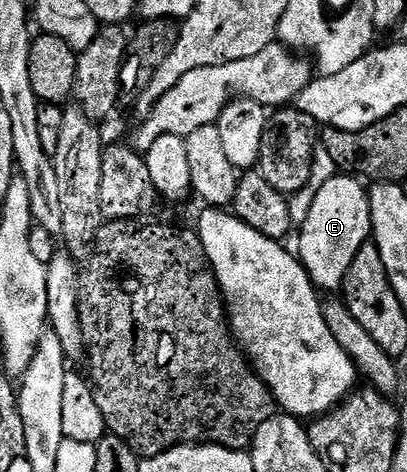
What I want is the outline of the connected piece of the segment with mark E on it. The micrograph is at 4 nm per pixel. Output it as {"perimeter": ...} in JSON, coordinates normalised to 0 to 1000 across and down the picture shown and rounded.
{"perimeter":[[[828,369],[816,373],[771,419],[771,432],[762,441],[744,477],[732,483],[737,496],[737,534],[732,549],[757,576],[759,589],[779,612],[826,610],[833,612],[845,600],[845,583],[860,572],[860,555],[880,538],[880,530],[892,517],[907,515],[914,496],[914,456],[904,434],[907,400],[892,398],[875,373],[865,369]]]}

